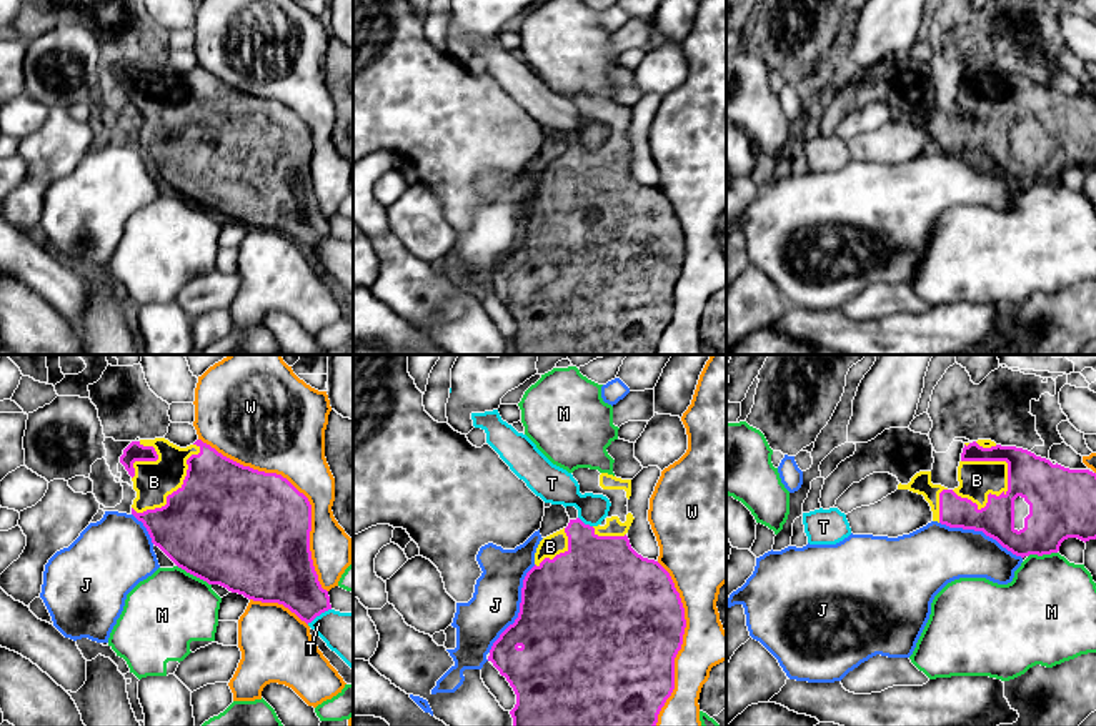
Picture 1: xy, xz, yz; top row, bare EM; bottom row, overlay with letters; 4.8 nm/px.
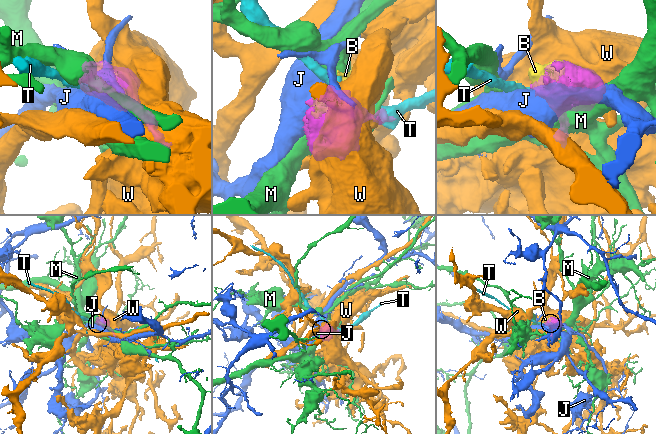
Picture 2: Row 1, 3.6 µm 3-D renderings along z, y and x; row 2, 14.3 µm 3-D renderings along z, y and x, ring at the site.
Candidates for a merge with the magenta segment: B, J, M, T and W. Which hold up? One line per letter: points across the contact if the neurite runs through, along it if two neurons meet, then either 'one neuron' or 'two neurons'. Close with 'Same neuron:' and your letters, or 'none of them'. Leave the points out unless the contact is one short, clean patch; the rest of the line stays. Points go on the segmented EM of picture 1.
B: one neuron
J: two neurons
M: two neurons
T: two neurons
W: two neurons
Same neuron: B

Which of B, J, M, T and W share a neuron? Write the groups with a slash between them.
B / J / M / T / W

